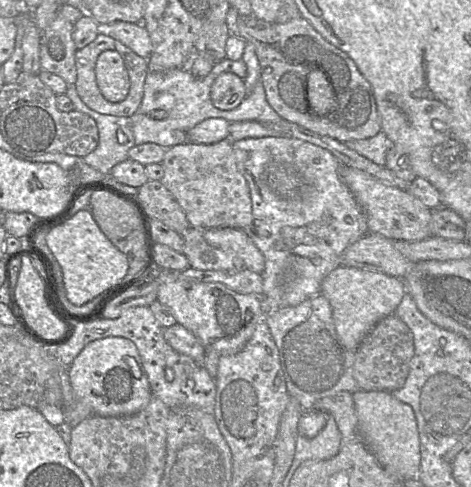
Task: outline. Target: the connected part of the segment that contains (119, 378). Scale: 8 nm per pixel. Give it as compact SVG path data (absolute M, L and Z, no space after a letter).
M107 337L88 343L67 368L75 402L71 406L47 405L38 409L54 427L67 423L72 428L91 416L119 417L135 414L150 402L152 392L136 345L123 337Z

